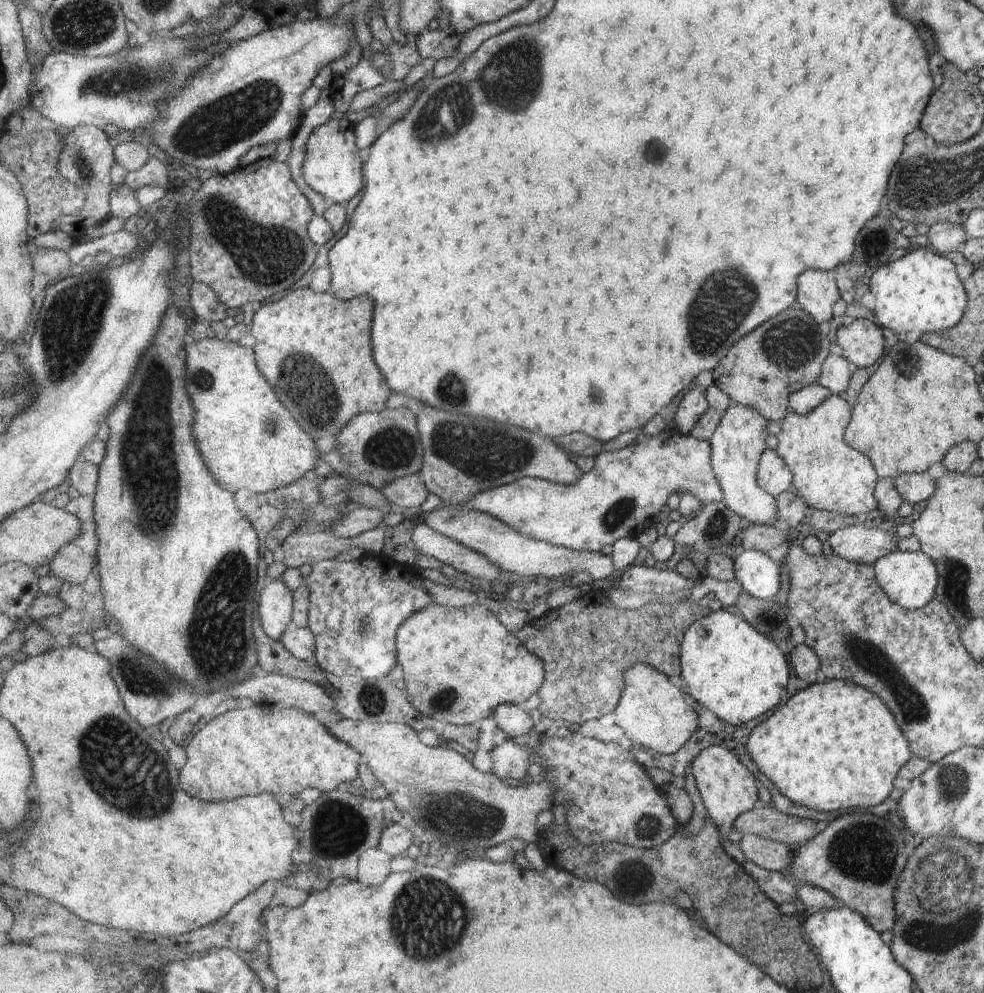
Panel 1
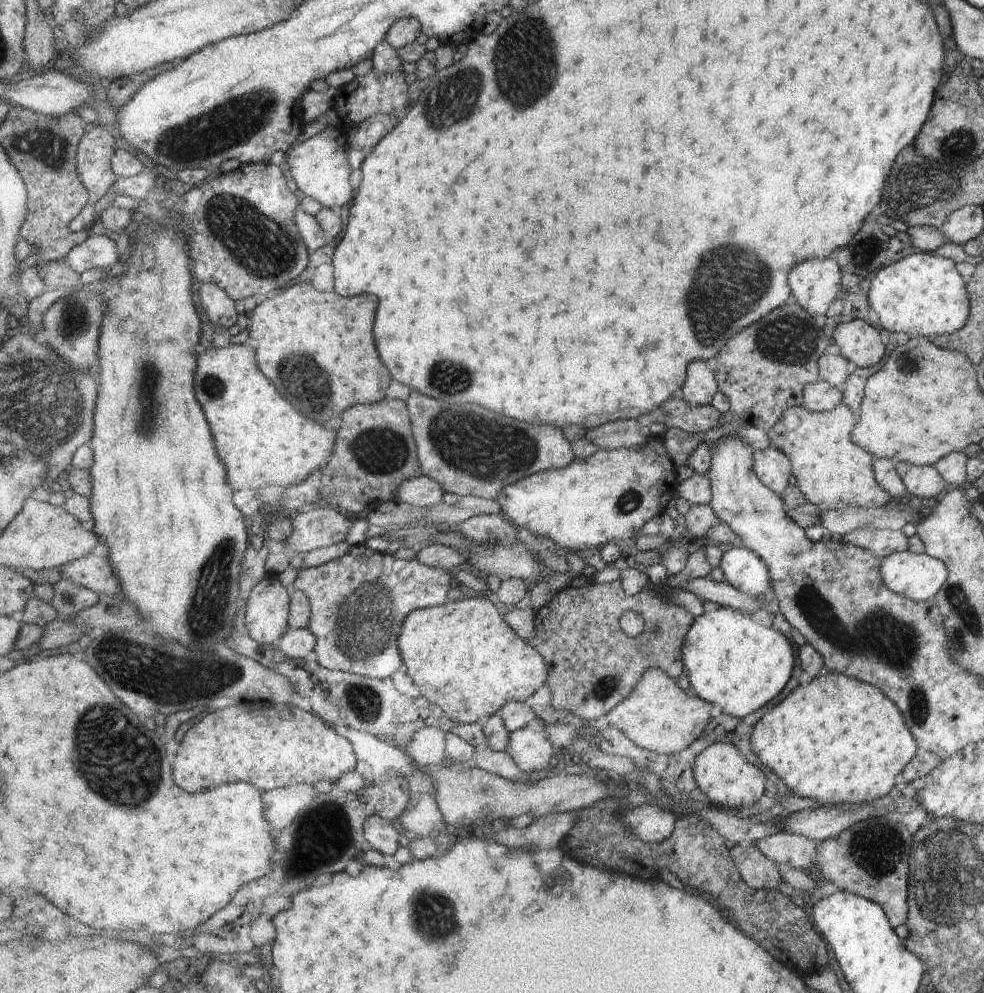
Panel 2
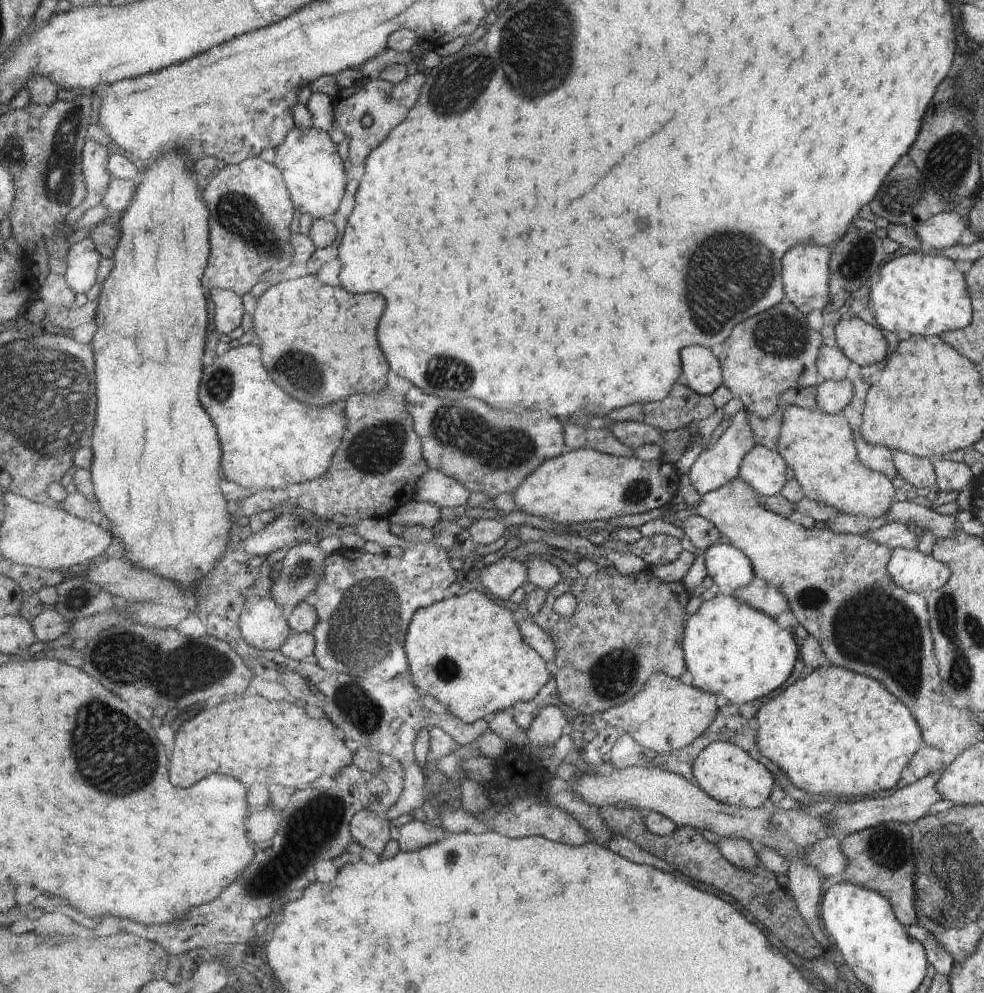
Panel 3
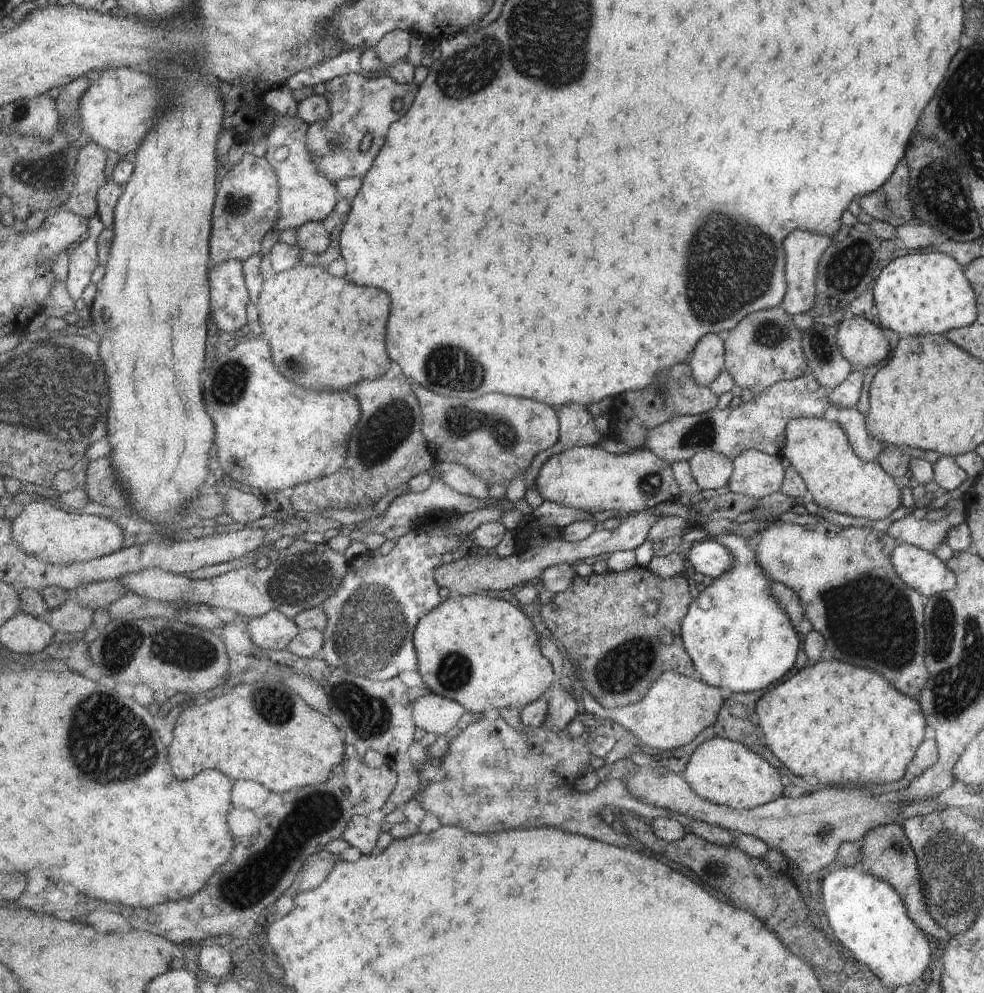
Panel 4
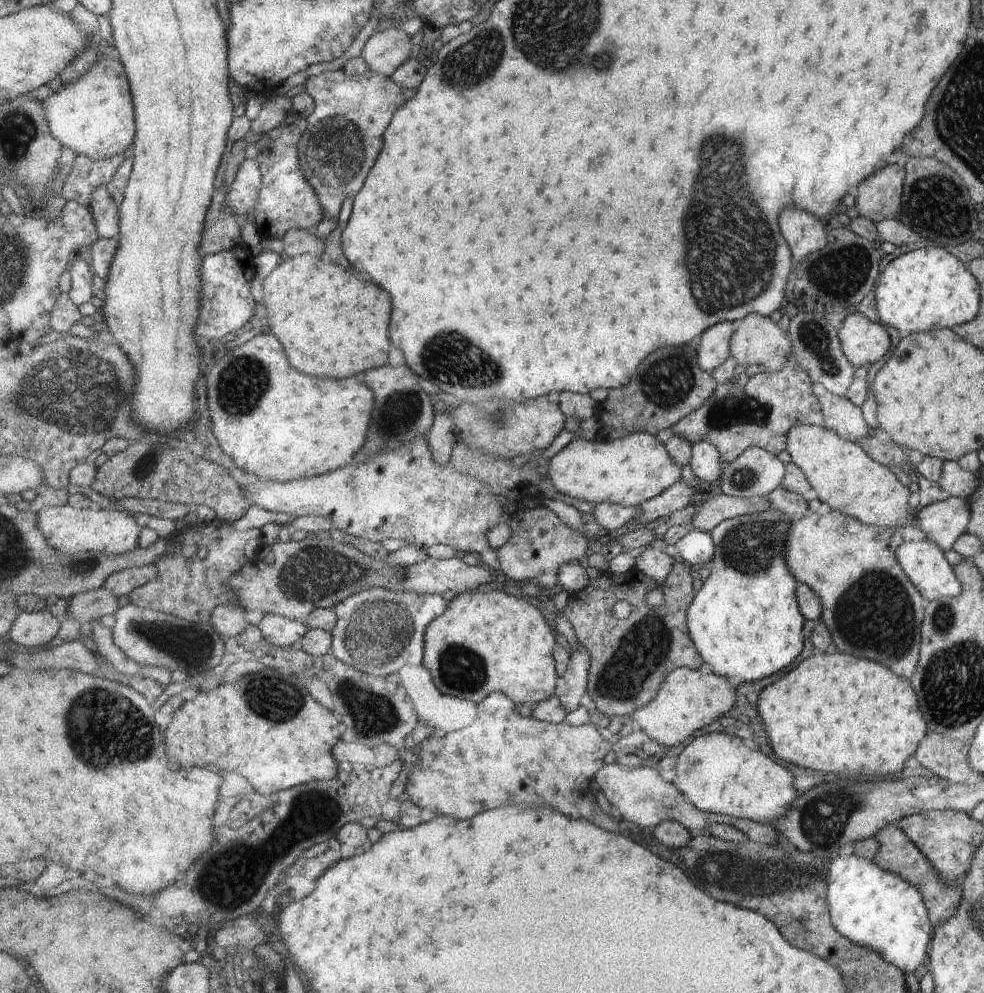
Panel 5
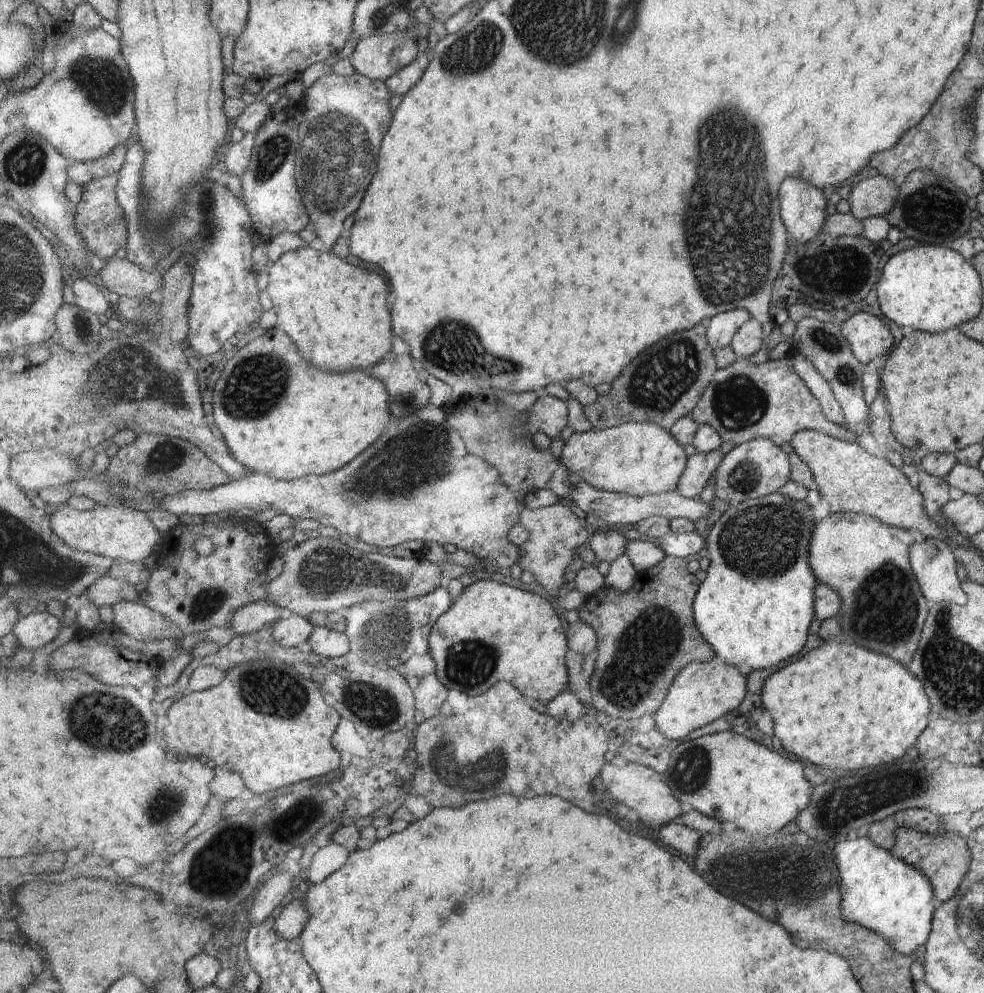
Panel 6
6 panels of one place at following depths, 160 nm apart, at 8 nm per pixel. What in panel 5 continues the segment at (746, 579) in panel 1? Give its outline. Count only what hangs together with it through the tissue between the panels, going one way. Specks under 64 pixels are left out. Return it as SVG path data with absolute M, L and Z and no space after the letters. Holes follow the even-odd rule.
M697 530L687 534L683 540L676 544L675 548L683 561L692 568L707 566L716 552L710 534Z

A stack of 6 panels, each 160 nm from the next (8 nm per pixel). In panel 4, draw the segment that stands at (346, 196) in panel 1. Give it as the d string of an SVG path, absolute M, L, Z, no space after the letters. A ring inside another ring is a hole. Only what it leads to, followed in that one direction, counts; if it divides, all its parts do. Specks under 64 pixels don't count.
M299 116L277 118L274 130L267 140L266 159L278 172L281 188L280 217L276 225L279 230L299 228L310 222L324 222L334 214L340 199L335 182L328 179L319 169L314 152L308 147L308 132L310 125Z

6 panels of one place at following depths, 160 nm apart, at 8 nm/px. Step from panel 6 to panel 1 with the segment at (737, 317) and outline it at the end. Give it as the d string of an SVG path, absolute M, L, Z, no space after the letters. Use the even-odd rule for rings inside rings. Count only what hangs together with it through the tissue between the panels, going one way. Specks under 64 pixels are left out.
M697 384L696 388L691 389L673 413L671 427L684 435L692 435L697 419L708 409L707 401L703 394L704 388Z

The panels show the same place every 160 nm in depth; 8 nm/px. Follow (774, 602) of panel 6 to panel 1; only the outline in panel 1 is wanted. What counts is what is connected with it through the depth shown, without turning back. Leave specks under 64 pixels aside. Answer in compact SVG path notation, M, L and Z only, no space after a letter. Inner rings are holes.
M722 609L701 617L687 629L683 639L682 678L687 694L728 725L743 724L777 706L781 700L781 692L787 684L787 666L788 661L780 647L751 628L734 611Z

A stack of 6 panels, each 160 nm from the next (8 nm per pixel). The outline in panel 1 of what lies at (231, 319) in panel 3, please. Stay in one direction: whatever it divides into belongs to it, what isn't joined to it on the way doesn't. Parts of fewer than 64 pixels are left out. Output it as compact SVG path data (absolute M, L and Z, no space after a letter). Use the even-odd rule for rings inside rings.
M193 282L190 296L191 306L197 312L197 316L201 316L203 320L221 320L228 323L228 316L225 314L228 306L223 304L218 294L210 285Z

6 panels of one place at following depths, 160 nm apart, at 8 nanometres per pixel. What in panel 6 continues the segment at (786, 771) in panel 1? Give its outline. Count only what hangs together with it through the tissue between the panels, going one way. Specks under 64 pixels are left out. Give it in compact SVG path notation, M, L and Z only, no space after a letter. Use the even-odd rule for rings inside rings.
M821 644L771 674L763 683L760 703L771 717L772 734L789 754L829 770L845 770L845 775L870 771L906 757L905 750L914 746L930 714L923 686L901 664L847 644Z

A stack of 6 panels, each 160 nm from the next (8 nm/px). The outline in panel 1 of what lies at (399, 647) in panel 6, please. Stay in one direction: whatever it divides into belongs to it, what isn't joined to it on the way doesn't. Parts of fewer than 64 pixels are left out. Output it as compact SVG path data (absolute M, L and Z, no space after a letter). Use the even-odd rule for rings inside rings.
M363 554L354 561L329 559L311 566L311 574L305 579L310 588L310 619L308 627L316 638L314 661L324 671L335 676L349 675L367 680L379 680L398 663L398 630L411 615L434 602L431 593L422 584L417 568L391 561L385 554Z

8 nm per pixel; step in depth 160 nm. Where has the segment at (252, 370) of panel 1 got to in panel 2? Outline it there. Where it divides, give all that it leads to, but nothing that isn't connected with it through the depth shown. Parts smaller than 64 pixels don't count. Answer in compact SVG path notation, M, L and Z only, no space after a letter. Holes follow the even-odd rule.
M229 344L207 350L199 358L195 388L207 420L211 420L215 448L235 491L299 484L315 468L330 462L338 431L325 430L297 412L261 372L256 349L250 345Z

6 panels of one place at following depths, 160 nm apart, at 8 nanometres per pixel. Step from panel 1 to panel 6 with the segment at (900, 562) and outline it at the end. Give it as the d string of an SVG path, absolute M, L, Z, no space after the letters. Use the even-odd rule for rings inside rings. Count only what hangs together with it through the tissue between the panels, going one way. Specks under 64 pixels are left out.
M924 539L921 543L911 544L907 548L909 556L909 566L915 577L917 586L919 586L924 599L933 603L950 602L956 605L966 604L966 594L960 587L957 578L957 564L951 550L945 546L945 542L935 539Z

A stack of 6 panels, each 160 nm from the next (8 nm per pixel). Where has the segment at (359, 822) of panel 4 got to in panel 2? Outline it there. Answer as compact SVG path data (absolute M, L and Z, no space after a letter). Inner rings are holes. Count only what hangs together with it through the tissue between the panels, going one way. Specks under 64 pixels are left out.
M375 815L366 820L364 831L367 842L379 853L393 856L399 852L401 832L394 822Z

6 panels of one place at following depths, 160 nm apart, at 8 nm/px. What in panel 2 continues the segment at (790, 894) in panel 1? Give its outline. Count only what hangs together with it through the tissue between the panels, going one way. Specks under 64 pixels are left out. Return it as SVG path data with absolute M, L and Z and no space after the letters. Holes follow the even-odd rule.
M753 844L734 845L731 856L741 876L751 888L778 890L781 882L777 867L767 860Z

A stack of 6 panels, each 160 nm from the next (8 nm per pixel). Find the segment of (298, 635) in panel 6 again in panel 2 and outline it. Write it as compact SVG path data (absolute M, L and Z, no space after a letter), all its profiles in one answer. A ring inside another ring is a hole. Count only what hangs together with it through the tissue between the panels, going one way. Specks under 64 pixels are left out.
M266 573L263 580L253 589L246 606L246 627L250 635L262 645L272 645L291 629L289 624L290 604L292 599L287 594L279 576Z

